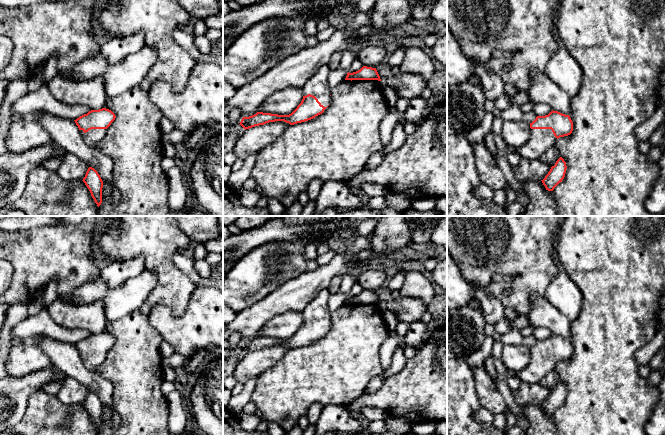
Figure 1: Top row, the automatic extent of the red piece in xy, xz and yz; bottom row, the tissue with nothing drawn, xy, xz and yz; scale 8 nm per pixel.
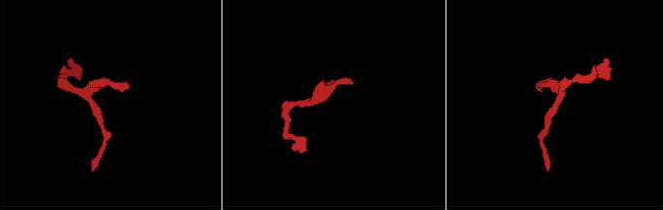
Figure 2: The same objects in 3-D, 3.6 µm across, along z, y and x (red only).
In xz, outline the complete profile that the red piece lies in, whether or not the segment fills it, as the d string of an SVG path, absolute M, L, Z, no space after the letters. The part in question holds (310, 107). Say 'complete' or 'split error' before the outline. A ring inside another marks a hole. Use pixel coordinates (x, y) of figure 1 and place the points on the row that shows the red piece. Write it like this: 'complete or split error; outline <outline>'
split error; outline M322 66L319 71L303 86L303 99L297 108L289 115L278 115L257 112L256 114L243 117L240 124L245 130L264 125L269 122L284 121L290 125L305 122L322 114L330 104L330 87L328 75L331 68Z

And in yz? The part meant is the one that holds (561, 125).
split error; outline M553 110L548 115L537 116L530 123L530 128L530 138L524 145L515 148L522 158L539 158L558 138L572 133L573 122L569 115Z

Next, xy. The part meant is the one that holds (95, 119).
split error; outline M102 108L91 110L74 121L80 130L84 142L92 148L97 148L105 136L107 128L115 118L116 116L111 110Z

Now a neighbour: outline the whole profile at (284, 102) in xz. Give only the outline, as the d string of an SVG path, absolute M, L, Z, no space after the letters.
M288 87L270 95L269 98L261 104L259 112L289 115L301 103L303 96L303 88Z

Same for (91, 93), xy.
M56 75L47 83L47 87L58 101L68 105L84 105L92 110L104 108L108 98L104 82L99 78L73 81Z

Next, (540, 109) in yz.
M535 103L532 111L537 116L545 116L548 115L551 111L553 111L553 109L545 103Z

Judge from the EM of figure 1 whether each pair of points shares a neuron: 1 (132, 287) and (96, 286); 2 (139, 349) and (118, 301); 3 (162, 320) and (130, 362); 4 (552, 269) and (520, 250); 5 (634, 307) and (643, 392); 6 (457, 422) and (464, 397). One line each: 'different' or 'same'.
1: same
2: different
3: different
4: same
5: same
6: same

